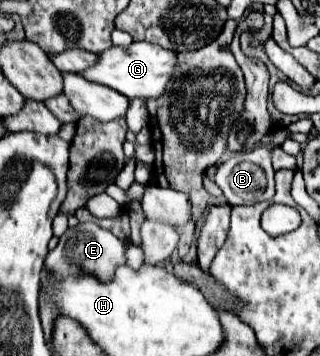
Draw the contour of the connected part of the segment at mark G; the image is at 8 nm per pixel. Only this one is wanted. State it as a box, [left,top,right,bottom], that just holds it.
[81,42,177,100]

